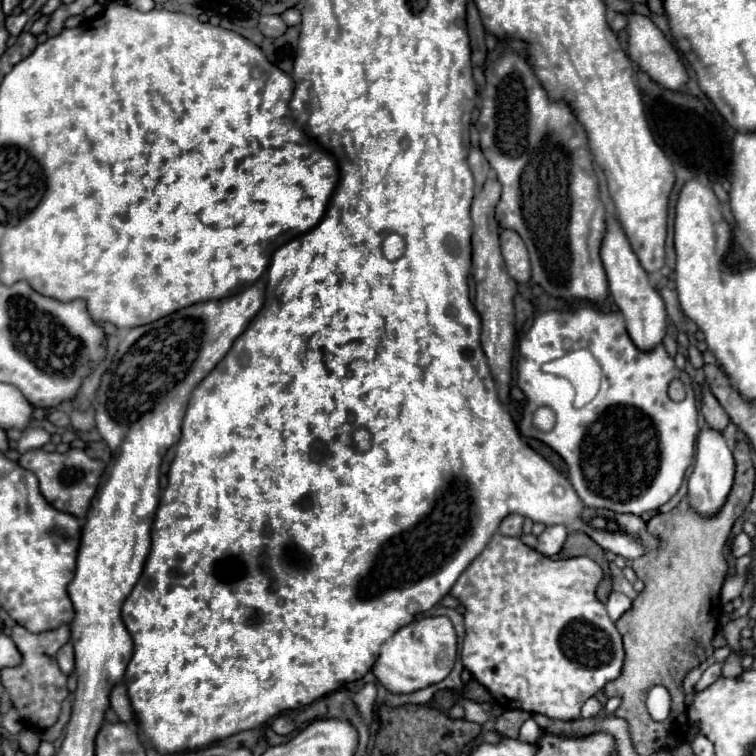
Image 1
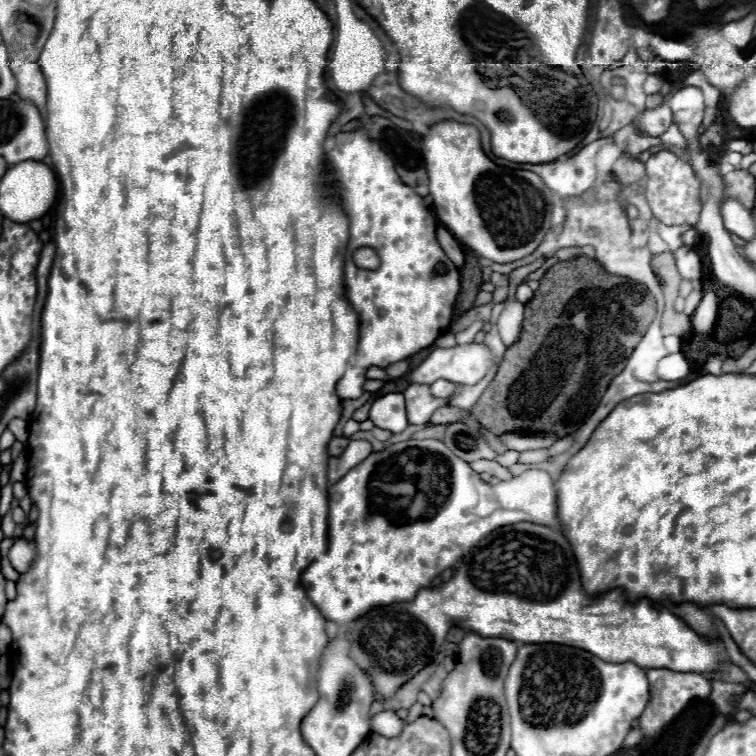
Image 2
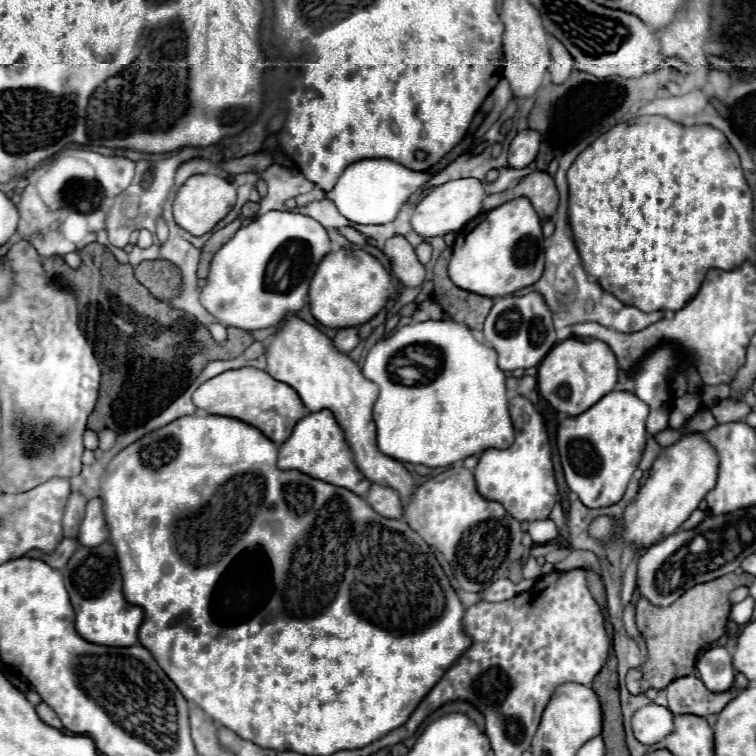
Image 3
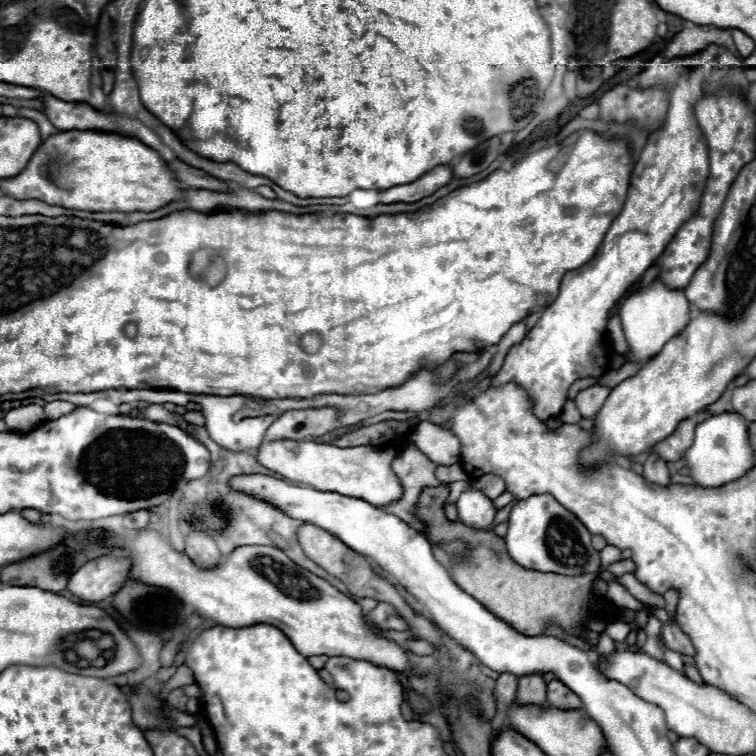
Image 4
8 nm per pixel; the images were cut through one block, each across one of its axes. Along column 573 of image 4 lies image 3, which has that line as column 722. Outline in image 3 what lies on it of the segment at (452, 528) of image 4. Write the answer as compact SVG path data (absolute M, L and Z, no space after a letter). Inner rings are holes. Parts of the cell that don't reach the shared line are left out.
M726 574L718 580L710 580L706 584L698 584L696 588L690 588L690 592L684 592L672 606L668 608L656 608L646 600L640 600L636 606L636 626L638 632L646 638L648 648L648 662L632 672L630 678L626 678L626 686L632 694L646 692L648 688L662 690L676 678L688 676L694 672L694 660L702 646L718 640L728 622L730 614L730 602L728 594L738 586L750 586L754 582L754 576L750 574Z

